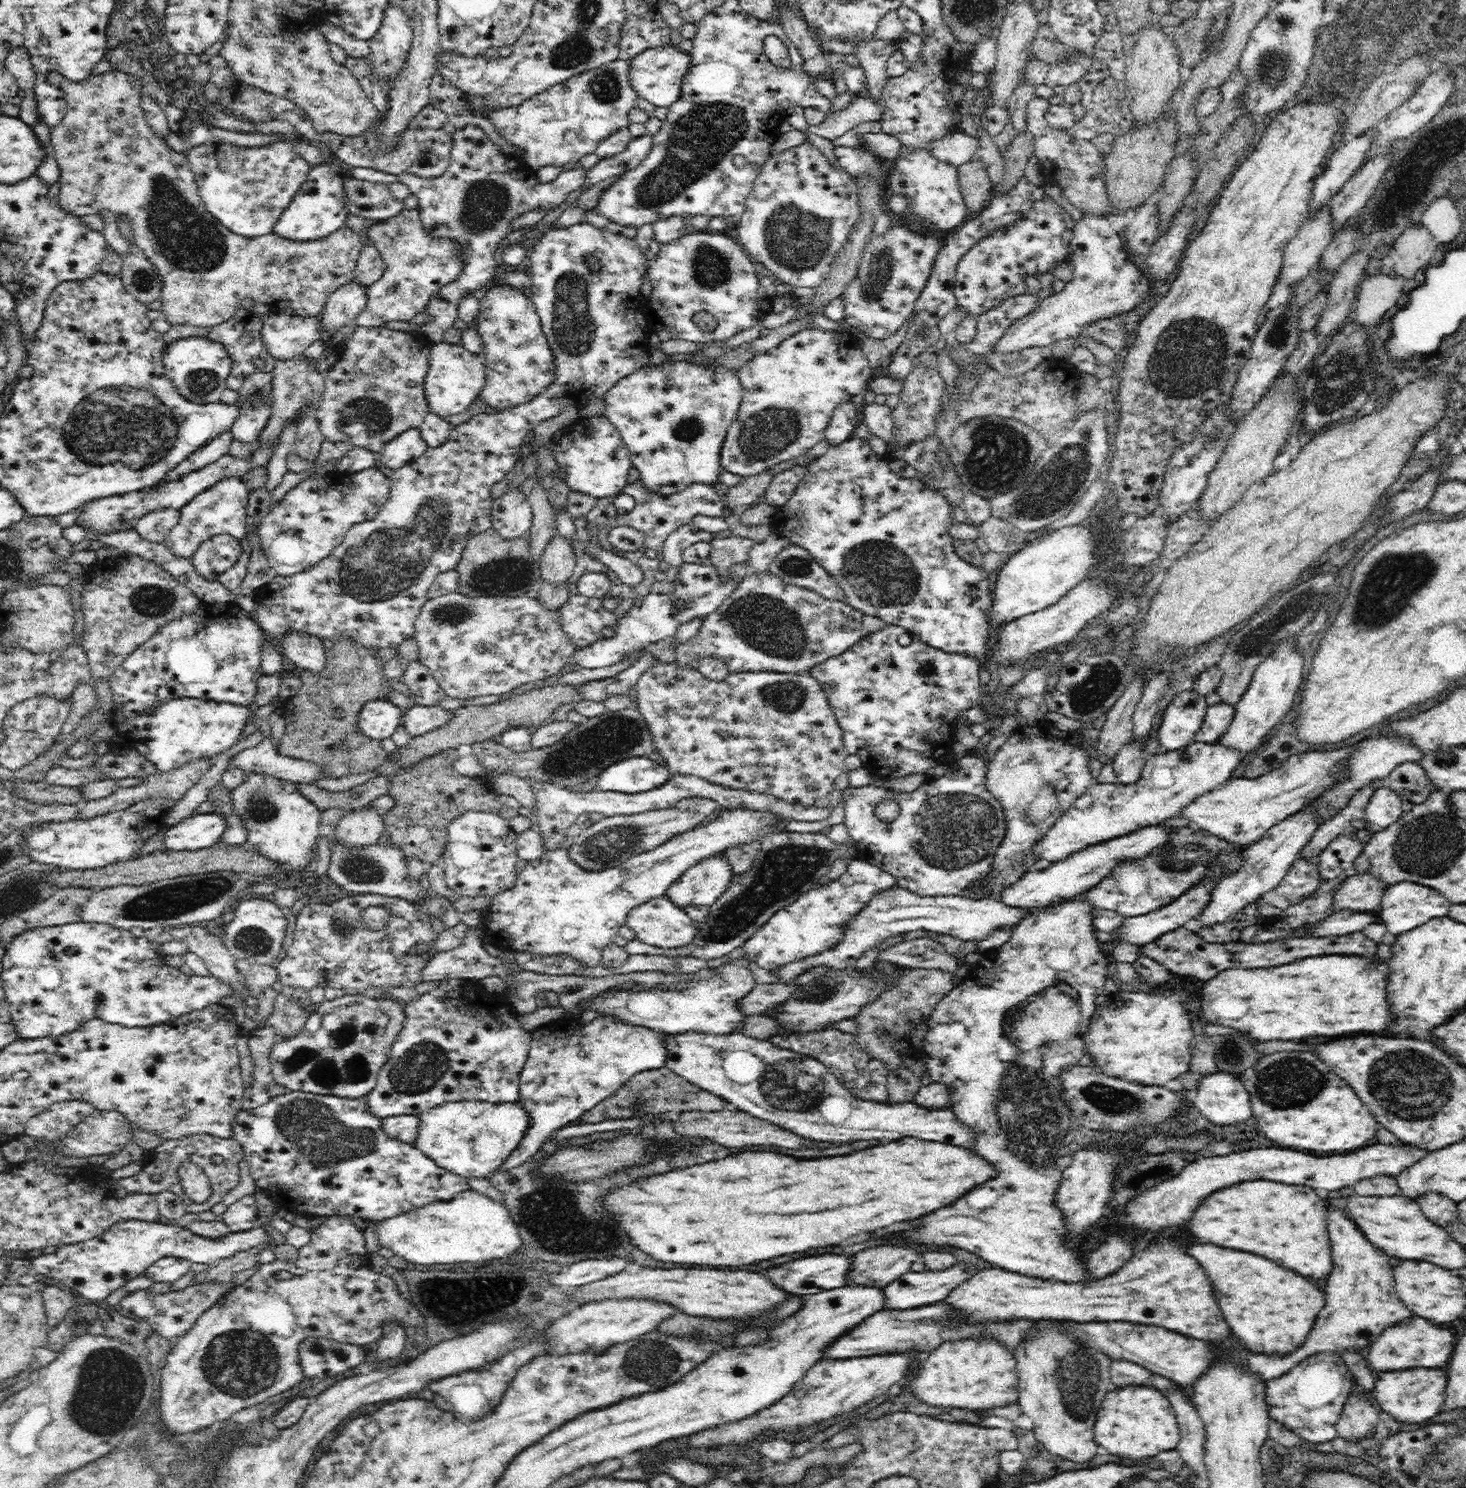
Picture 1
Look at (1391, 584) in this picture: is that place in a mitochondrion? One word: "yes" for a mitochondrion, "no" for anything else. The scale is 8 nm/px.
yes

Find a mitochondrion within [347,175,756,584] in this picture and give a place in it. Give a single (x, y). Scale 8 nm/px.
(574, 328)

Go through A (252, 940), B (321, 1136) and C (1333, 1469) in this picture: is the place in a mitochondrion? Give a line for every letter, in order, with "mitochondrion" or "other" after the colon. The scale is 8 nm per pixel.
A: mitochondrion
B: mitochondrion
C: other

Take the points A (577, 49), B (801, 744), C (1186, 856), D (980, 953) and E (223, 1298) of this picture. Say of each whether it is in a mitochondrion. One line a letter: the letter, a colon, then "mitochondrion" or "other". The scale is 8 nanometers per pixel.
A: mitochondrion
B: other
C: mitochondrion
D: other
E: other

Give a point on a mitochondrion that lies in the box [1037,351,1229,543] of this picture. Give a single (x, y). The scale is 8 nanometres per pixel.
(1211, 438)

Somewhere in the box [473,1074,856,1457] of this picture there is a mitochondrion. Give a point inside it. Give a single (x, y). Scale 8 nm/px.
(646, 1362)

